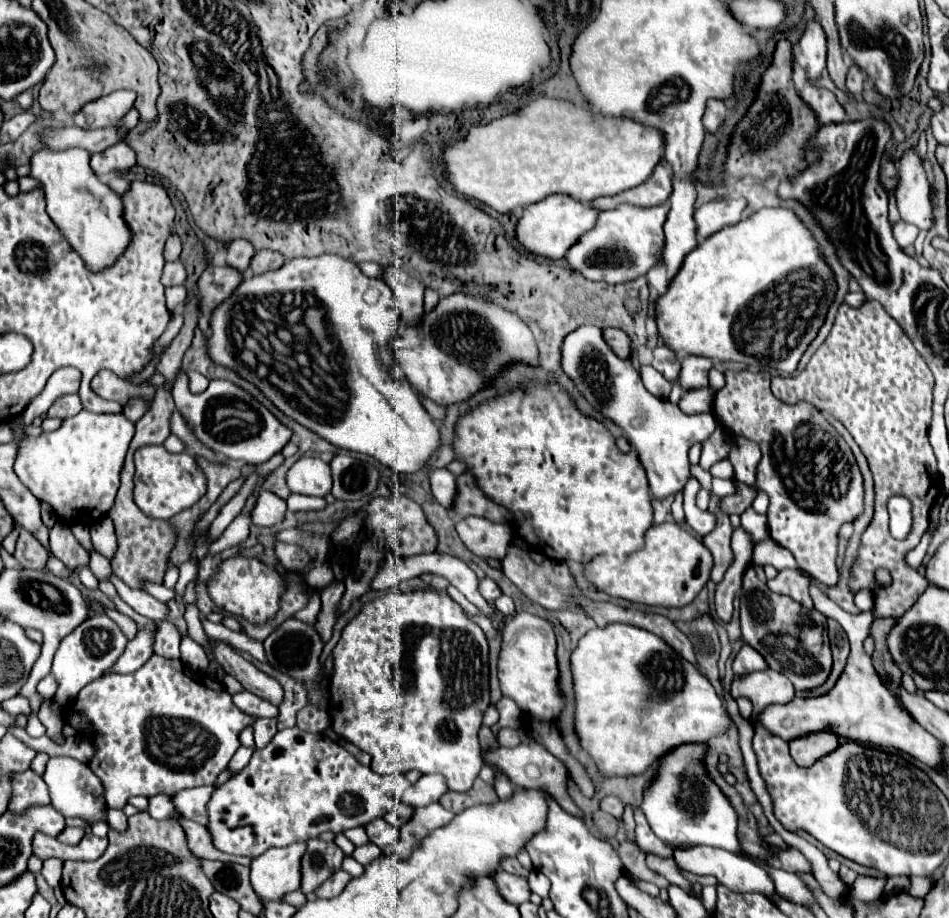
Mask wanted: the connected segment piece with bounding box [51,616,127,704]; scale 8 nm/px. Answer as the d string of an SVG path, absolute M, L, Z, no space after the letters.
M107 616L87 618L83 624L79 624L79 628L75 628L75 632L71 632L71 636L61 640L61 644L55 652L55 658L53 658L51 672L59 682L55 700L61 704L69 704L71 700L75 700L83 686L101 678L103 672L107 668L111 668L111 664L117 662L117 658L123 654L125 646L127 646L127 638L123 636L121 628Z

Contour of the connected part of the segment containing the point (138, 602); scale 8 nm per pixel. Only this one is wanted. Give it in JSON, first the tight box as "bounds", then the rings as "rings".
{"bounds":[111,576,169,620],"rings":[[[111,576],[111,582],[113,582],[113,586],[117,588],[119,596],[121,596],[137,614],[141,614],[141,616],[145,616],[145,618],[151,618],[151,620],[161,620],[161,618],[165,618],[165,616],[169,614],[167,604],[165,604],[165,602],[159,602],[159,600],[153,598],[151,594],[147,594],[147,592],[143,592],[143,590],[127,590],[125,584],[123,584],[119,578],[115,578],[115,576]]]}

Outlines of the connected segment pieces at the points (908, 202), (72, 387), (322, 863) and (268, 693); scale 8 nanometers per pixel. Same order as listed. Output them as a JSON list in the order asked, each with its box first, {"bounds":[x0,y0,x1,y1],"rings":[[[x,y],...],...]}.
[{"bounds":[895,150,933,230],"rings":[[[907,150],[899,164],[899,182],[895,188],[897,208],[903,222],[931,230],[933,214],[929,204],[929,182],[917,154]]]},{"bounds":[21,368,81,426],"rings":[[[61,368],[61,370],[57,370],[57,372],[49,378],[45,390],[29,404],[33,412],[29,410],[29,406],[23,410],[21,422],[23,422],[25,426],[29,426],[29,424],[33,422],[33,418],[35,418],[37,414],[45,414],[47,408],[49,408],[57,398],[61,398],[61,396],[65,396],[65,394],[75,394],[75,392],[79,390],[79,380],[81,380],[81,376],[79,376],[79,370],[77,370],[77,368]]]},{"bounds":[301,838,345,892],"rings":[[[313,838],[307,842],[307,852],[303,856],[301,872],[301,890],[313,892],[321,882],[325,882],[335,870],[341,868],[345,854],[335,842],[323,842],[319,838]]]},{"bounds":[213,640,283,706],"rings":[[[213,640],[213,646],[215,646],[217,662],[225,668],[227,674],[235,676],[247,692],[251,692],[275,706],[279,706],[283,702],[283,688],[279,686],[277,680],[273,680],[267,674],[263,674],[261,670],[257,670],[251,662],[241,658],[229,644]]]}]

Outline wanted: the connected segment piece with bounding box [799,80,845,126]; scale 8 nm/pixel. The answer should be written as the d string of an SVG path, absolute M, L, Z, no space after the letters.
M809 80L801 88L799 96L805 100L805 104L813 110L817 124L827 126L827 124L839 124L845 120L845 110L839 106L835 96L829 90L817 88Z

